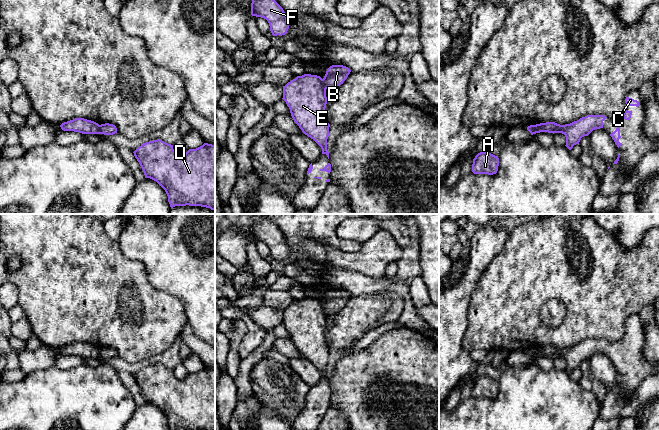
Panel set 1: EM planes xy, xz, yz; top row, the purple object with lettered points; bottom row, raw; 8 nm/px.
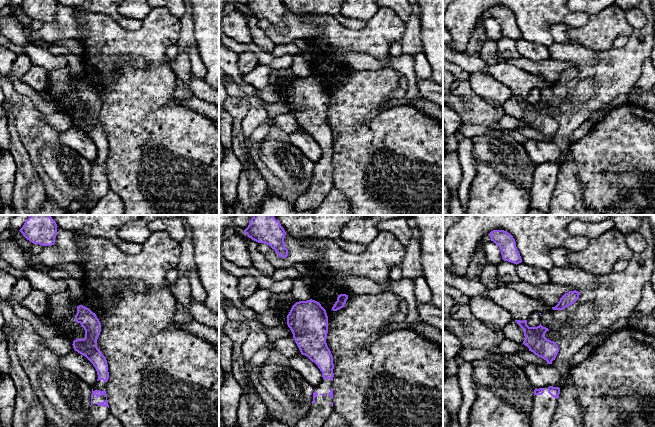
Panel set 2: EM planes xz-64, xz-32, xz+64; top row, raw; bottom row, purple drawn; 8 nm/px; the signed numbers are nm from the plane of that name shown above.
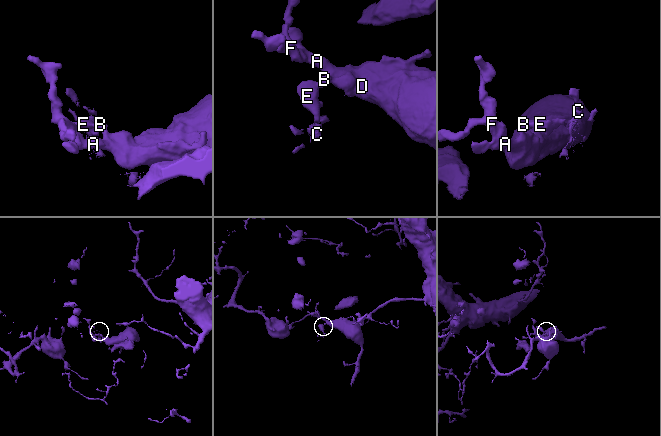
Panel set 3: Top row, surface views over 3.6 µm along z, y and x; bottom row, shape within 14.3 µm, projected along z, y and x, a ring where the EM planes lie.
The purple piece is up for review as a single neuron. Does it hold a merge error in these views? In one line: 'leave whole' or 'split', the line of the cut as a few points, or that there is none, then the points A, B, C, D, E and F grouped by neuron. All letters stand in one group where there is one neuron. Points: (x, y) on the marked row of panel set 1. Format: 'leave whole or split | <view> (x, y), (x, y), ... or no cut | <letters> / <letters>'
split | xz (321, 79), (325, 89) | A B D F / C E

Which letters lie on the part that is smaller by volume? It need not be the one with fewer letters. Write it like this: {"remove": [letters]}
{"remove": ["A", "B", "D", "F"]}

